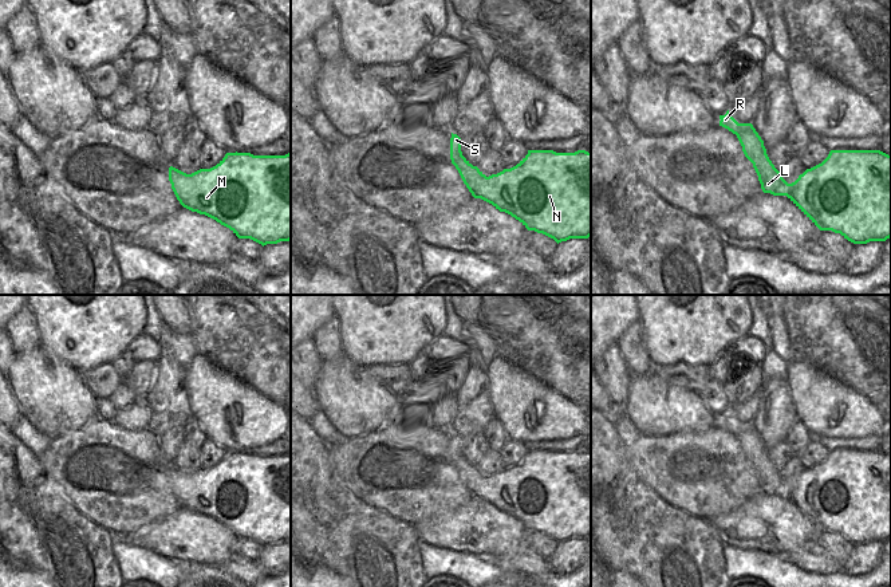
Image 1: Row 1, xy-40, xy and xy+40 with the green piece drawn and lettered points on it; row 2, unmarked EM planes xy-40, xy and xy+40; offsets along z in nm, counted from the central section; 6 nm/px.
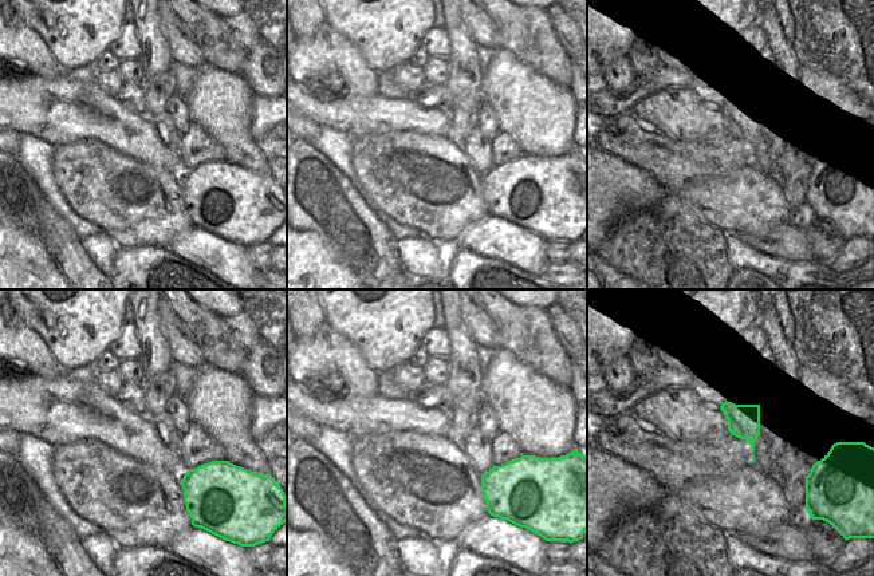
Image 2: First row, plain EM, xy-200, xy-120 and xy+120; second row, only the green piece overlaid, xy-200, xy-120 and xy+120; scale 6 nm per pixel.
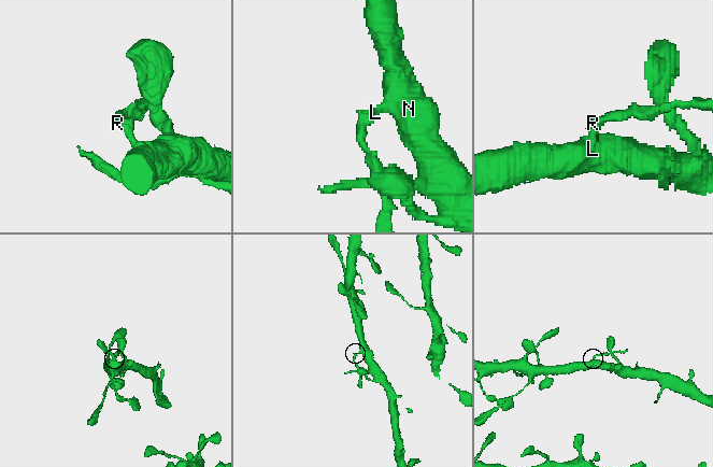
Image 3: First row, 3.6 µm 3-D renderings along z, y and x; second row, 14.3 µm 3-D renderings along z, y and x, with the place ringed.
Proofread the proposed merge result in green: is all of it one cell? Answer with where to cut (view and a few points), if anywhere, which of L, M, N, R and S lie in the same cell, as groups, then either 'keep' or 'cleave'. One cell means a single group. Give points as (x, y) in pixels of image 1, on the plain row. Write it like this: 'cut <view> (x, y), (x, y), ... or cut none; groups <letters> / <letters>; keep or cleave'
cut xy+40 (765, 450), (752, 463); groups L M N / R S; cleave

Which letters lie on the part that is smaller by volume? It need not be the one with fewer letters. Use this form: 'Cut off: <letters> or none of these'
Cut off: R, S

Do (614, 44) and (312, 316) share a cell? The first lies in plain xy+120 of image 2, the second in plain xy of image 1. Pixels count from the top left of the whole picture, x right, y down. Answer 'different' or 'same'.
same

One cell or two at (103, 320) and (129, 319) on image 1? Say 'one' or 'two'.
one

